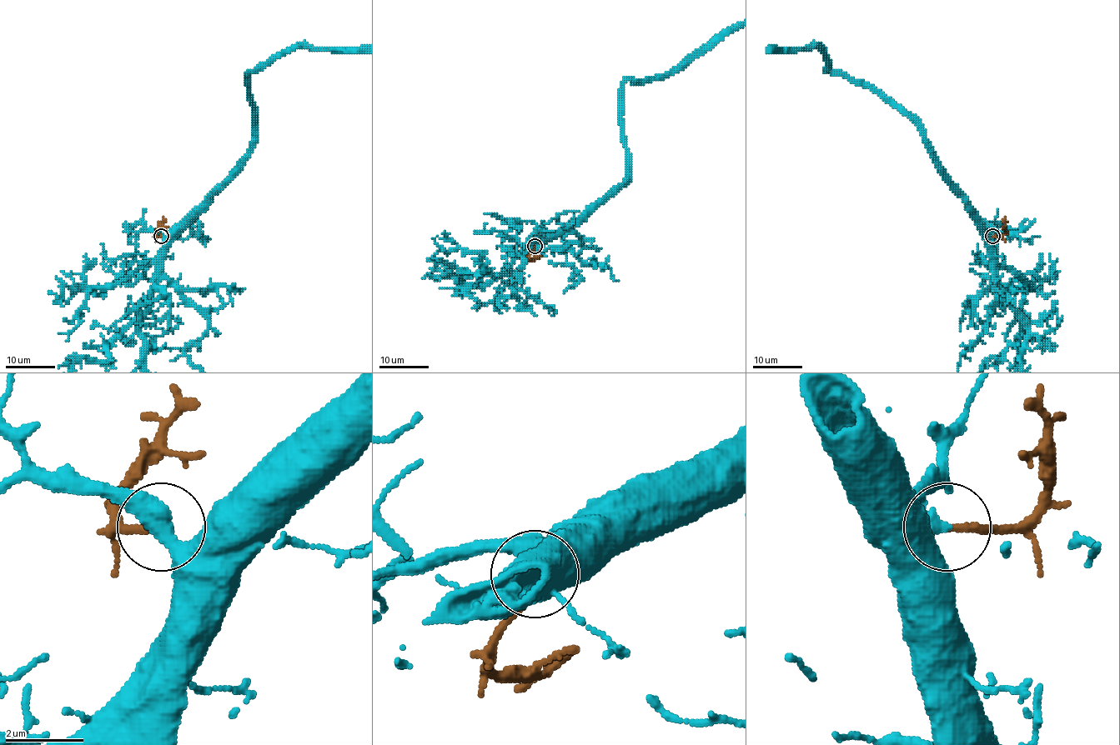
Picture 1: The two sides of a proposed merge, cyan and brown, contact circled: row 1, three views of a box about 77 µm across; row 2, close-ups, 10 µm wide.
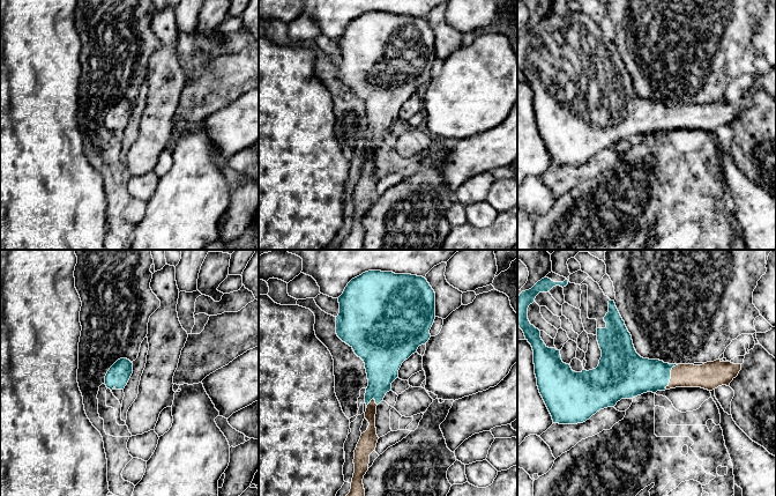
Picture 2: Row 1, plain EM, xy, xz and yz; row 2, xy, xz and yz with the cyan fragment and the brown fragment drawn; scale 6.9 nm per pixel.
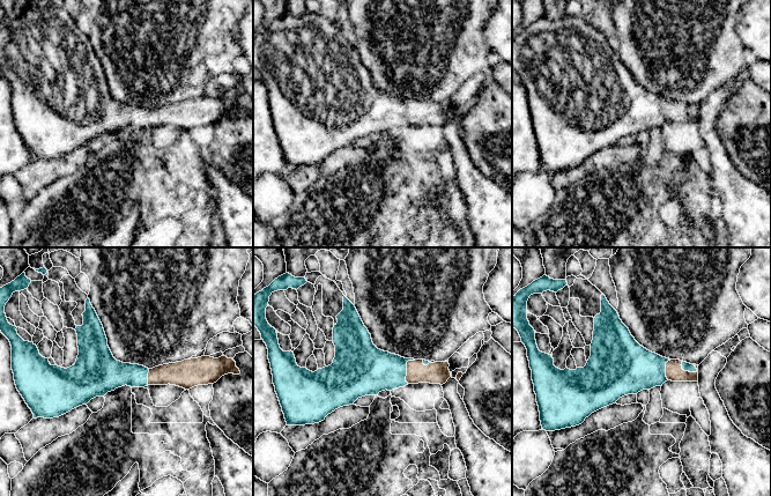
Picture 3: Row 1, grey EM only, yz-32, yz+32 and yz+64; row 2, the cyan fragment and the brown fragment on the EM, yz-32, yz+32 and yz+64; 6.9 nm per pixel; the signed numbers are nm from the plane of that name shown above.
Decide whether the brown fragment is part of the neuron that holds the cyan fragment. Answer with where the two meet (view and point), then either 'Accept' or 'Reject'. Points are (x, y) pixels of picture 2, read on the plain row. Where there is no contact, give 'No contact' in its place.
Touches cyan at yz (670, 117). Accept

